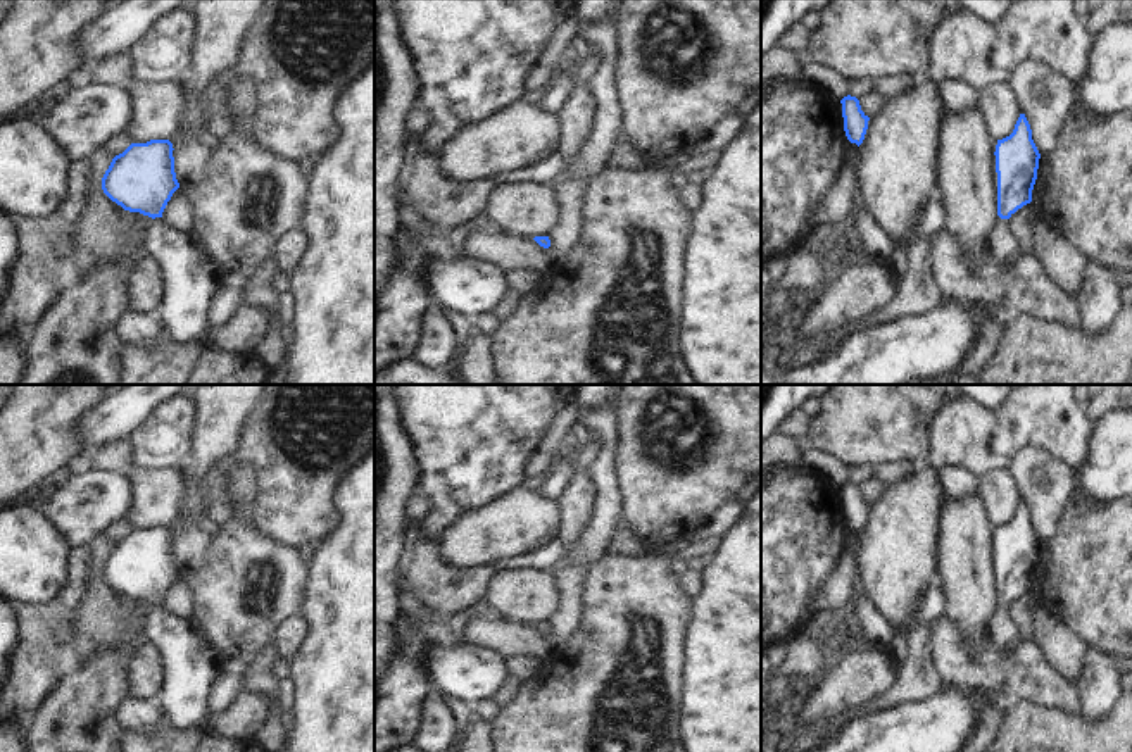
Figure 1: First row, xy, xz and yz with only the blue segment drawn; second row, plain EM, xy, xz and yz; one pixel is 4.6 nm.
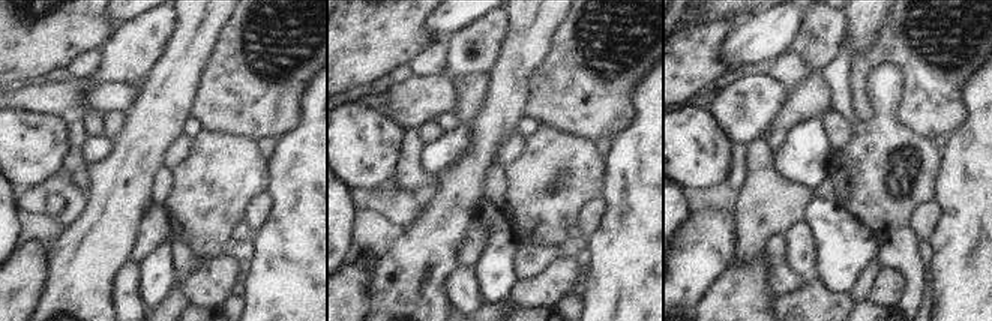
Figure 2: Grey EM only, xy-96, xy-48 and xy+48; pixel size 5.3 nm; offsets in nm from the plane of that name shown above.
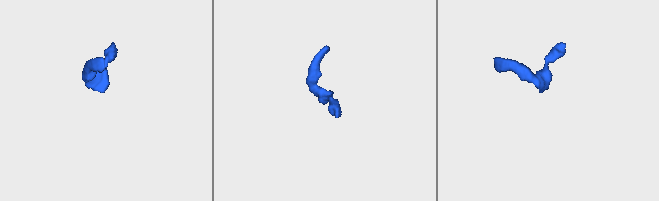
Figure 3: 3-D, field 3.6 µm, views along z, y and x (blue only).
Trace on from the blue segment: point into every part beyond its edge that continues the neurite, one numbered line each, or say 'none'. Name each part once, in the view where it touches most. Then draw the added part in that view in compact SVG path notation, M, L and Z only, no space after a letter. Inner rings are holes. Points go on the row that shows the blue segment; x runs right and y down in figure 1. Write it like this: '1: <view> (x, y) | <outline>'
1: xy (188, 278) | M162 217L152 219L142 243L162 271L162 300L155 312L162 329L178 342L202 342L209 302L224 279L219 269L193 238Z

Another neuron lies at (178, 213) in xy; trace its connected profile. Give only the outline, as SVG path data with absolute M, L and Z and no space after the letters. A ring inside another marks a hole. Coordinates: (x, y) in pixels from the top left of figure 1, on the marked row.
M179 186L173 193L171 200L167 202L162 212L162 219L173 228L186 235L190 233L190 228L193 224L193 210L192 210L190 200L185 195L183 186Z

